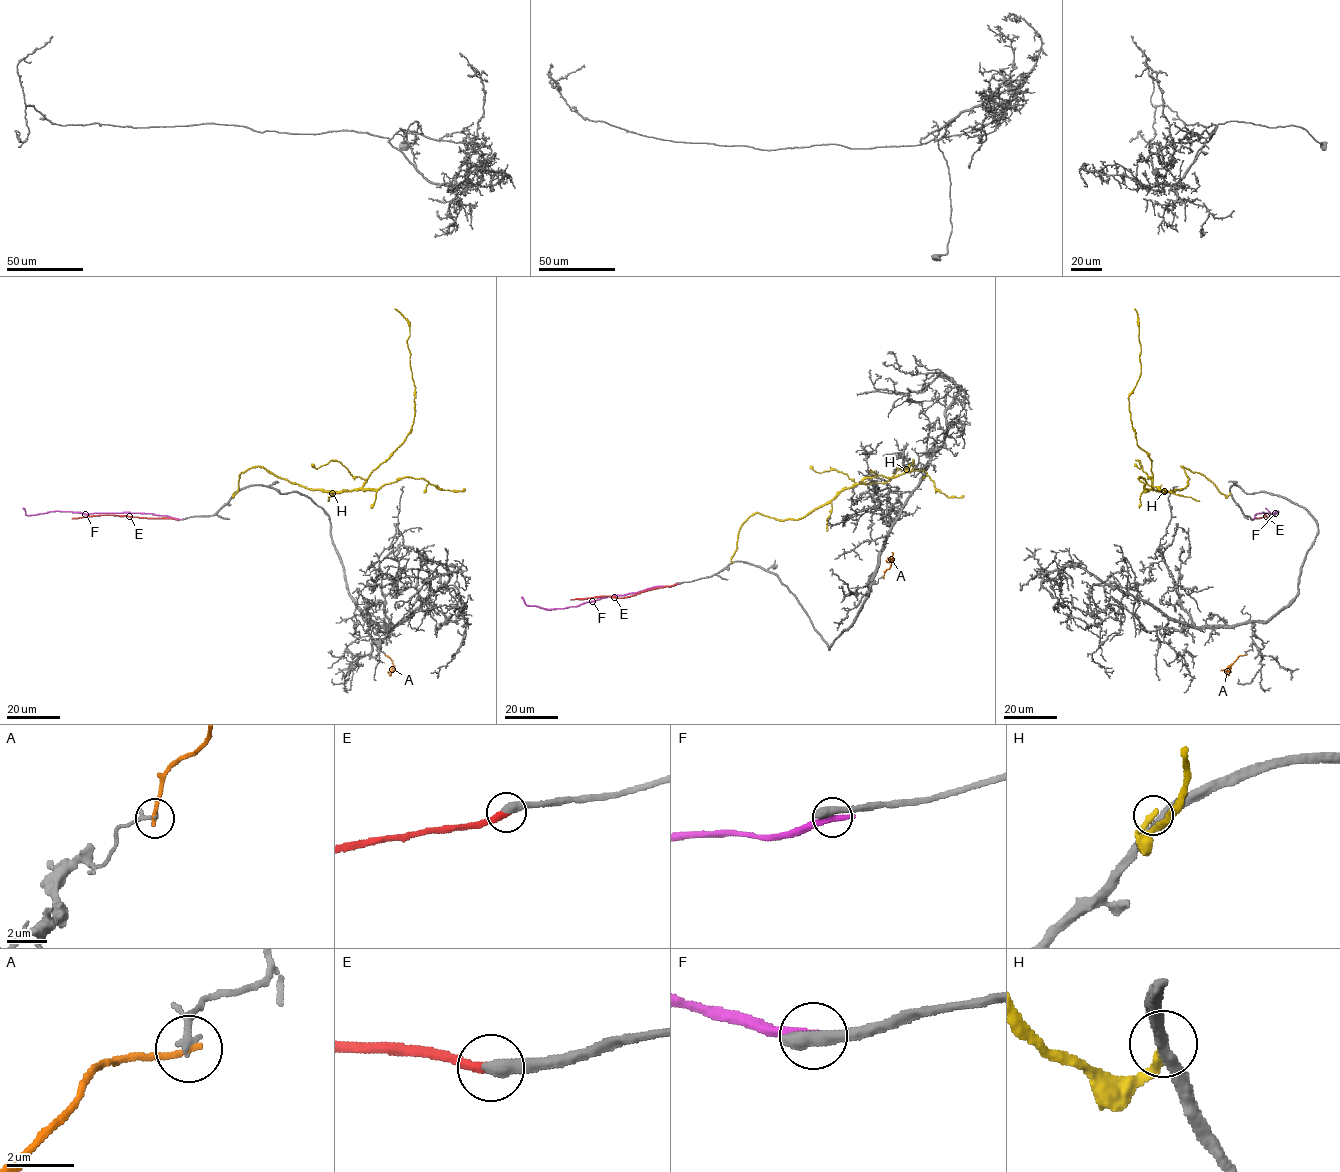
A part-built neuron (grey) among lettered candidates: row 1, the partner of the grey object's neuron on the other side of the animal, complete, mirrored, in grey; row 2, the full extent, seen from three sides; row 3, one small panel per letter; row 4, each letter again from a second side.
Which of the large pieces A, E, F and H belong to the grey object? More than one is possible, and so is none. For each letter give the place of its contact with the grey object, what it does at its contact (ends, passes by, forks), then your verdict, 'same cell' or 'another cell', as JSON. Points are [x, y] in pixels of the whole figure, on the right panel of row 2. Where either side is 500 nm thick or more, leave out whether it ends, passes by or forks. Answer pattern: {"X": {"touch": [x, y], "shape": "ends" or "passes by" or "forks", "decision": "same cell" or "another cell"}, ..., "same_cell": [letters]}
{"A": {"touch": [1246, 655], "shape": "ends", "decision": "another cell"}, "E": {"touch": [1252, 519], "shape": "ends", "decision": "same cell"}, "F": {"touch": [1252, 519], "decision": "another cell"}, "H": {"touch": [1230, 492], "shape": "ends", "decision": "another cell"}, "same_cell": ["E"]}

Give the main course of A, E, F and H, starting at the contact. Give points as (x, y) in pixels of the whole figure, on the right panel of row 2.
A: (1245, 654), (1235, 660), (1226, 672), (1229, 674)
E: (1252, 520), (1265, 515), (1268, 518)
F: (1252, 519), (1261, 512), (1278, 512), (1271, 514), (1265, 508)
H: (1230, 493), (1182, 466), (1187, 485), (1152, 487), (1151, 460), (1131, 419), (1141, 367), (1134, 308)

